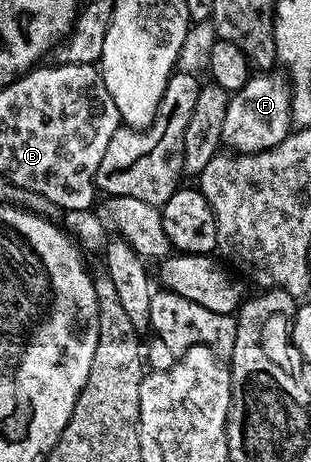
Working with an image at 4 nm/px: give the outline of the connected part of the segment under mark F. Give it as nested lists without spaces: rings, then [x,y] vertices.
[[[257,72],[243,84],[243,88],[232,91],[227,116],[223,116],[221,141],[230,151],[258,154],[279,145],[291,133],[292,126],[288,77],[281,72]]]

